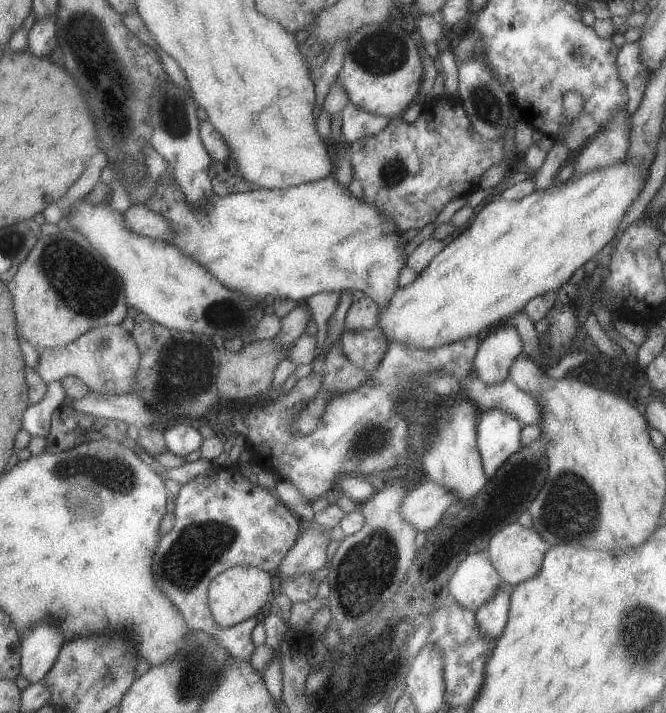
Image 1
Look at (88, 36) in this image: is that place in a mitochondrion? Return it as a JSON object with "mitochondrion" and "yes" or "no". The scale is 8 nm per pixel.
{"mitochondrion":"yes"}

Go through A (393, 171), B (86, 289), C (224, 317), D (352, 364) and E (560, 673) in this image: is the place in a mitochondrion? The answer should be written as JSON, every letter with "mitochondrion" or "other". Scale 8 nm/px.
{"A":"mitochondrion","B":"mitochondrion","C":"mitochondrion","D":"other","E":"other"}

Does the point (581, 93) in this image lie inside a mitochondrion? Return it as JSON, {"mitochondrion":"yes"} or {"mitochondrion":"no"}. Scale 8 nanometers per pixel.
{"mitochondrion":"no"}

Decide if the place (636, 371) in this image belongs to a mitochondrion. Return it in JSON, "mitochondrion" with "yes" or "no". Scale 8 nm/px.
{"mitochondrion":"no"}

